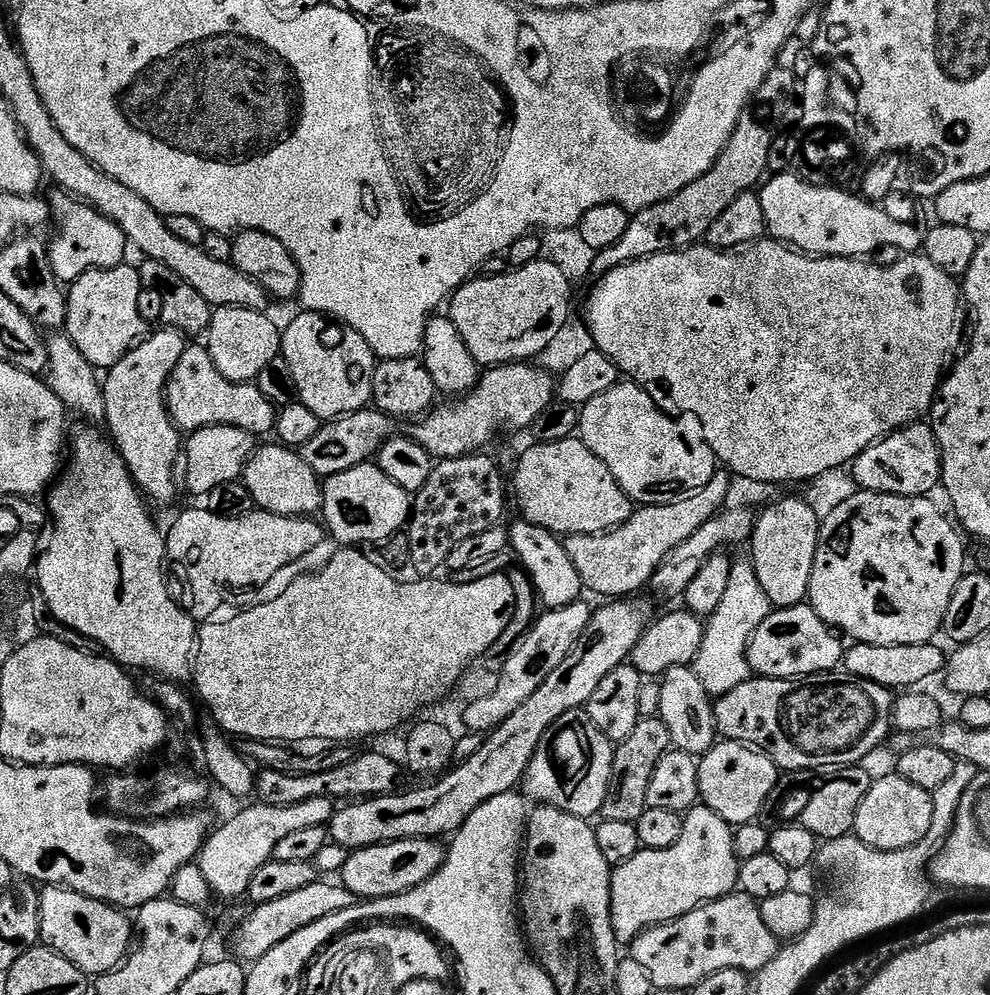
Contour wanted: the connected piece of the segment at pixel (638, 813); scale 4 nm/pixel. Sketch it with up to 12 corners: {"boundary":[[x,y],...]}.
{"boundary":[[659,715],[615,745],[600,816],[630,822],[649,808],[654,766],[672,747]]}

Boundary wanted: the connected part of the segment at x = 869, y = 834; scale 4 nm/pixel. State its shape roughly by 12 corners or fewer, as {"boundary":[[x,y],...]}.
{"boundary":[[898,774],[873,779],[854,835],[880,852],[920,844],[933,793]]}

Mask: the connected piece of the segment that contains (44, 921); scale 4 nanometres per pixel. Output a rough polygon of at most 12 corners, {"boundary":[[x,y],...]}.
{"boundary":[[63,886],[40,892],[40,939],[89,978],[134,944],[121,909]]}

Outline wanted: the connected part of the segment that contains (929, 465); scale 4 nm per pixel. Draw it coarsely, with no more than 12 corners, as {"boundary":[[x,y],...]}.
{"boundary":[[927,423],[877,440],[850,465],[866,492],[928,496],[941,487]]}

